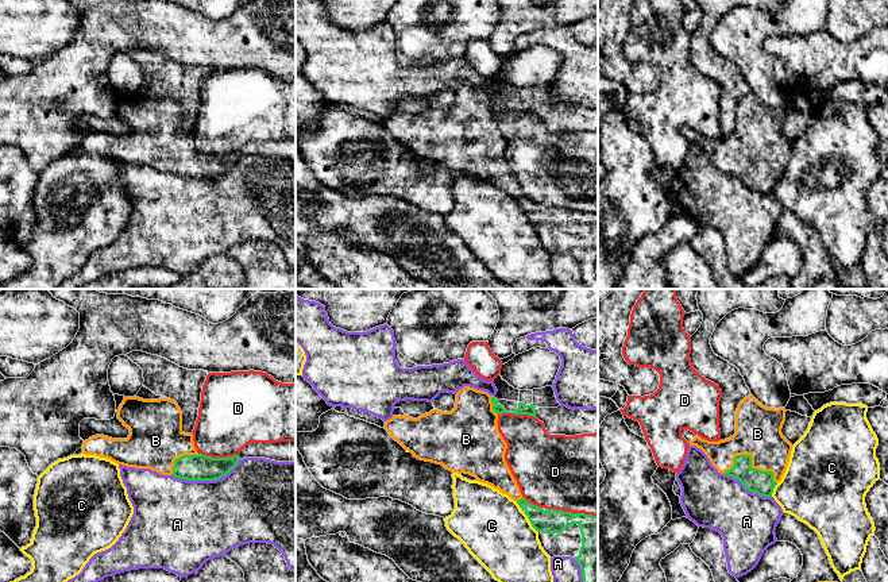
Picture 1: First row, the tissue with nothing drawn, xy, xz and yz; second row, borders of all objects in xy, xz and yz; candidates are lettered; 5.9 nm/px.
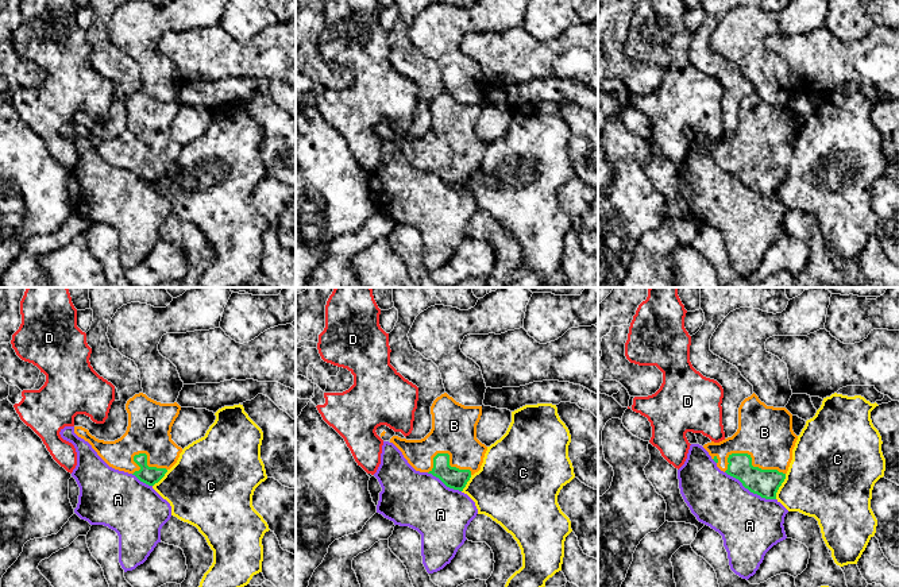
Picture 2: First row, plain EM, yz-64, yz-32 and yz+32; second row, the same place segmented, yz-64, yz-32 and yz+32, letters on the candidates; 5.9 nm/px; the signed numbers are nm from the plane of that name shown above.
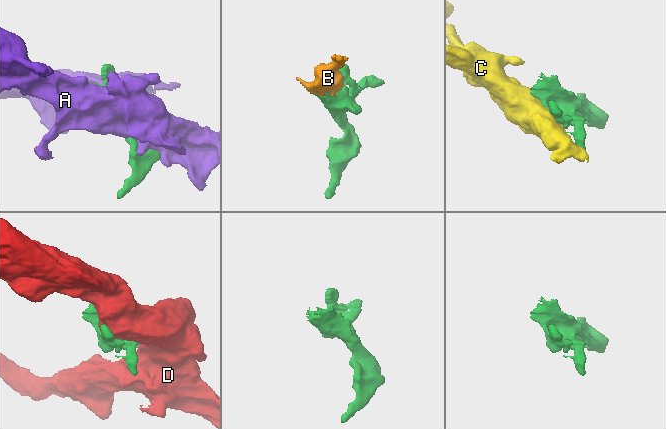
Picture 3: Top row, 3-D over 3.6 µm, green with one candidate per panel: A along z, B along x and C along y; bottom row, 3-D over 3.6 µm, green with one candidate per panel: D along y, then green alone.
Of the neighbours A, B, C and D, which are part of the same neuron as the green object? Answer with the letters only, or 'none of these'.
B

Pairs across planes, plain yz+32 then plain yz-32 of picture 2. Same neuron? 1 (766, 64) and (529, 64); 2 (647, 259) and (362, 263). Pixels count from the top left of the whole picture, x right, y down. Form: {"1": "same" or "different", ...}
{"1": "different", "2": "different"}

